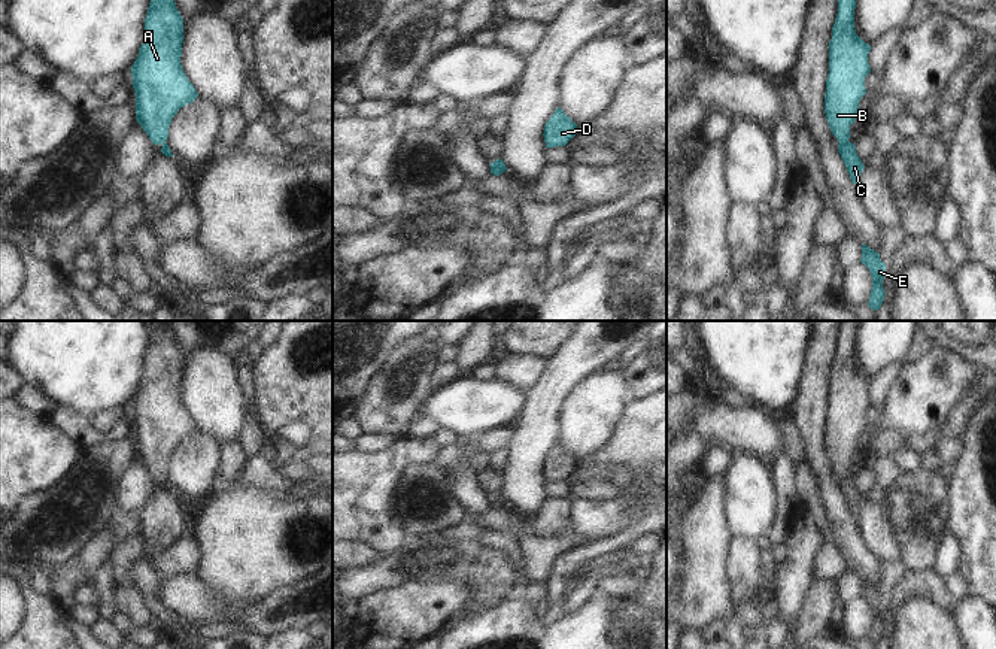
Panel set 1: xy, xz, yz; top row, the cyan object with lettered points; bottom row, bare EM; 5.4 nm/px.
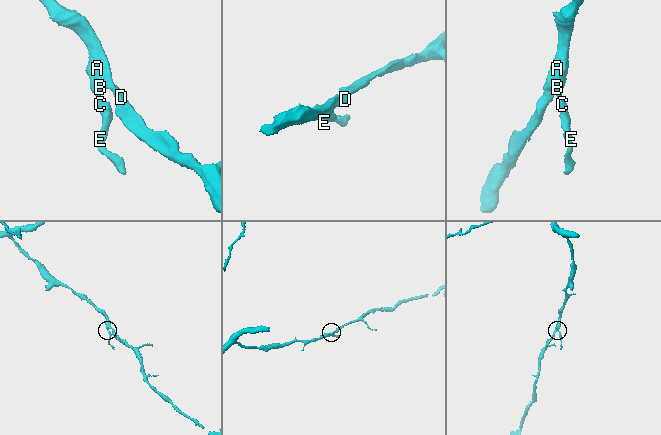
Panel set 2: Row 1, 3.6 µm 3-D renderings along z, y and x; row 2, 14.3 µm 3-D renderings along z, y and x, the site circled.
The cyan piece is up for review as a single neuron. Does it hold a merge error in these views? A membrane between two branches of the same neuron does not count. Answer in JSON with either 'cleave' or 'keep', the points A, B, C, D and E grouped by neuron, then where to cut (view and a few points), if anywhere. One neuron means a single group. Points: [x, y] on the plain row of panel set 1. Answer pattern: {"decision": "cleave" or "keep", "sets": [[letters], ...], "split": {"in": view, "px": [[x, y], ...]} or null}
{"decision": "keep", "sets": [["A", "B", "C", "D", "E"]], "split": null}

